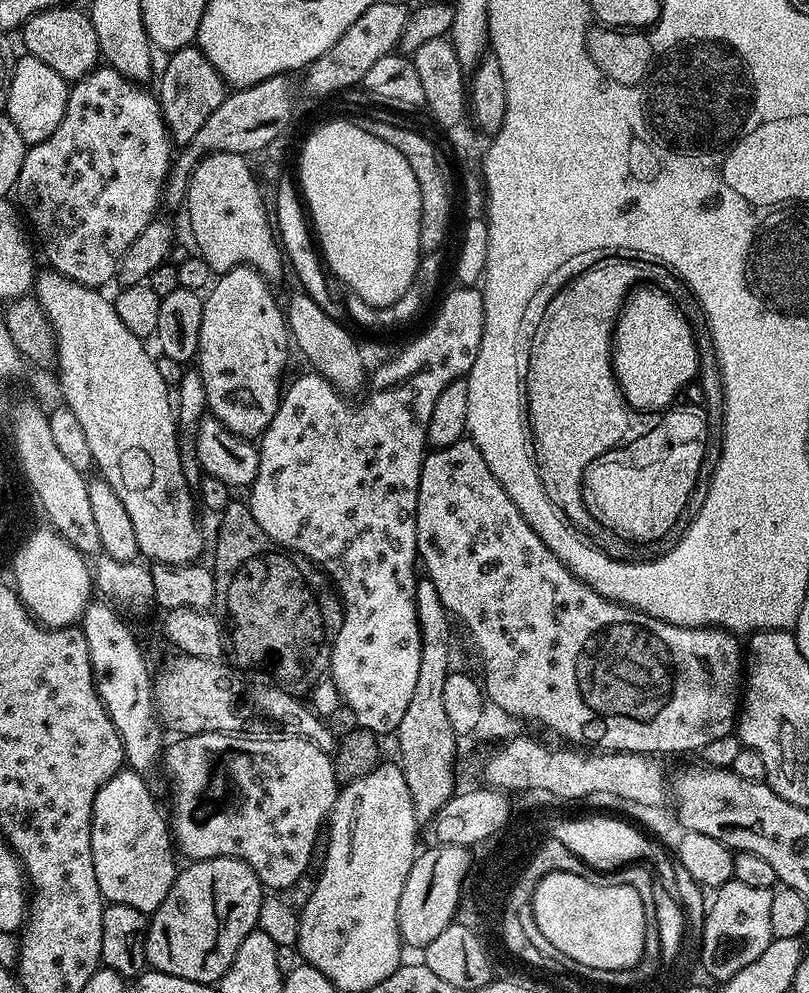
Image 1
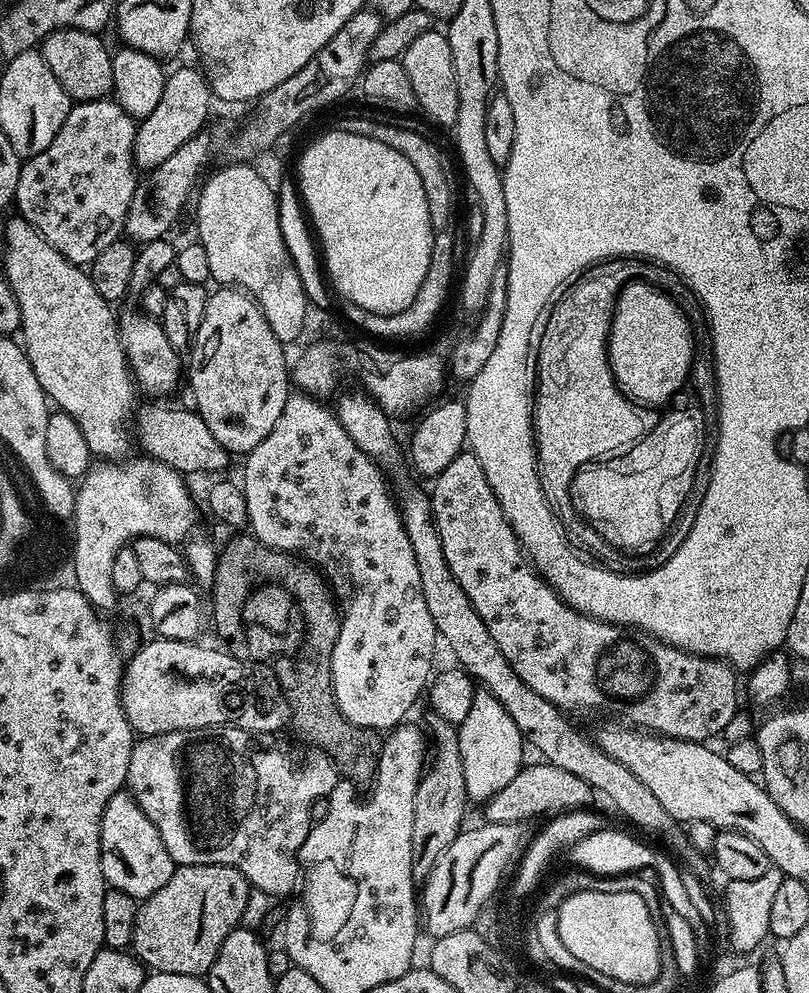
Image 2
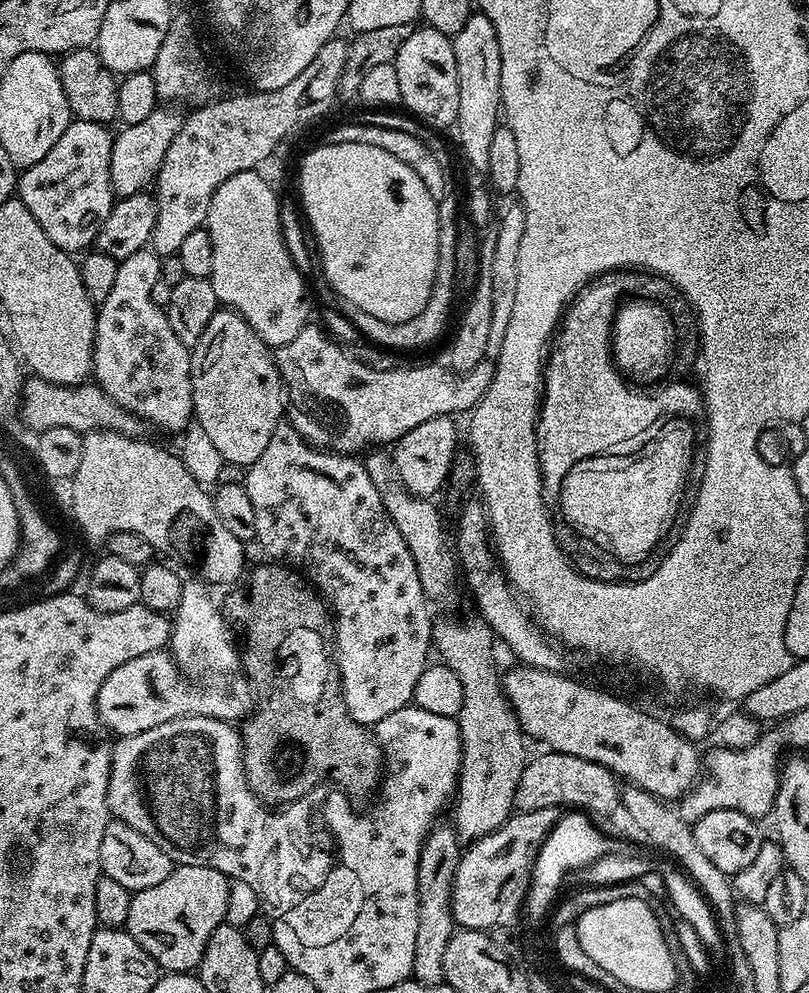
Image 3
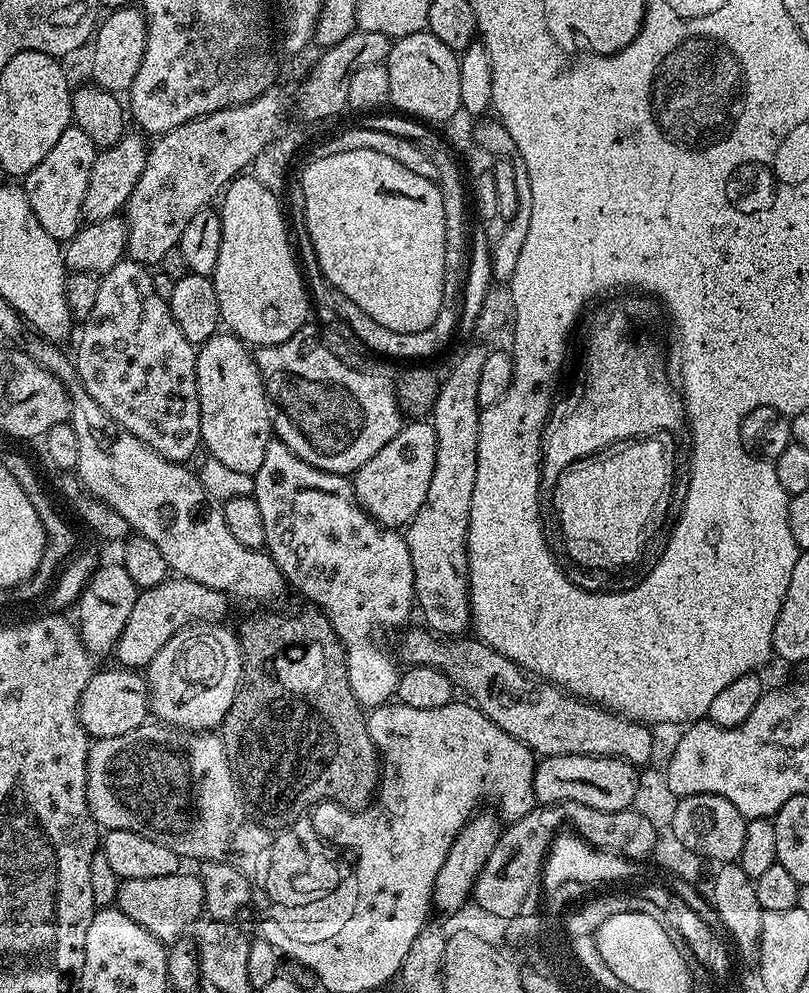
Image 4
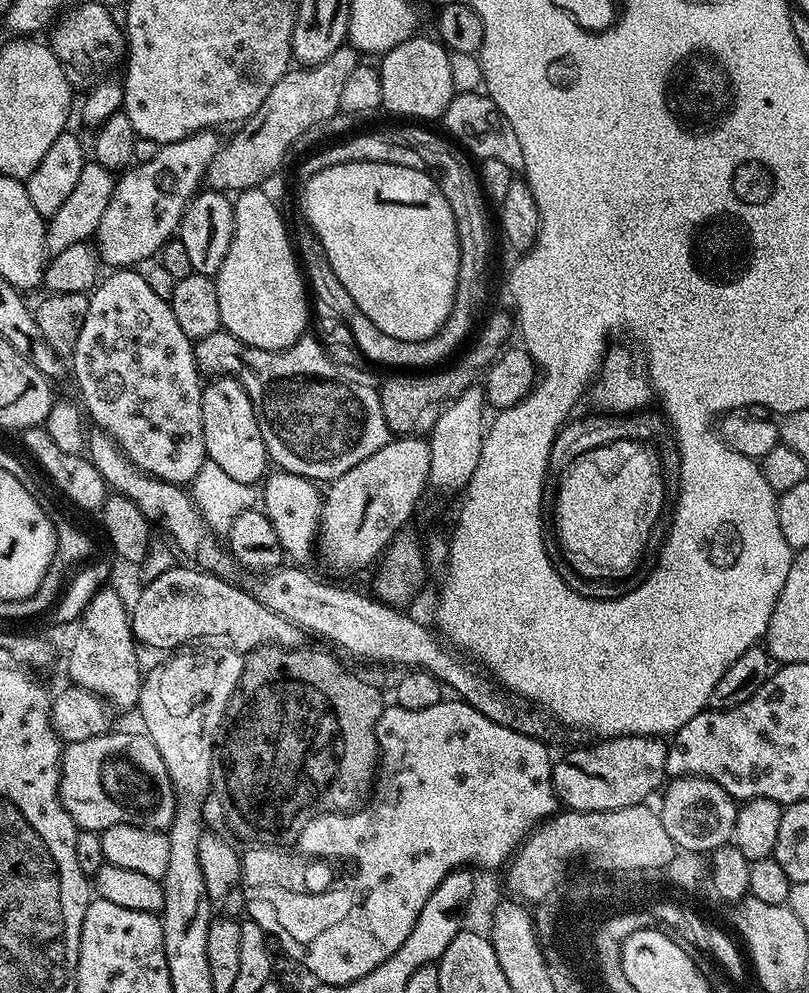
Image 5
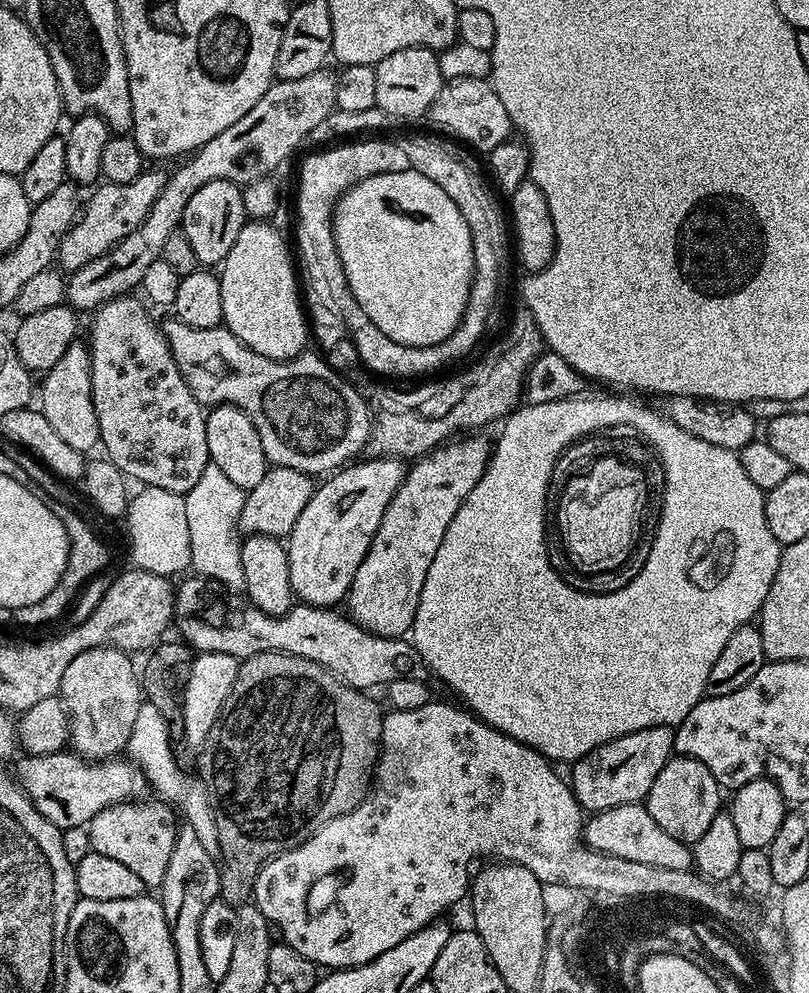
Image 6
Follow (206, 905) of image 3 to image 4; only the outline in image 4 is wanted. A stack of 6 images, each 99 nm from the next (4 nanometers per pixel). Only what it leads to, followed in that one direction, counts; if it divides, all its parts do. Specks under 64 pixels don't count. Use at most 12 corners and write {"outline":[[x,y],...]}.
{"outline":[[199,875],[120,880],[115,907],[175,945],[205,911]]}

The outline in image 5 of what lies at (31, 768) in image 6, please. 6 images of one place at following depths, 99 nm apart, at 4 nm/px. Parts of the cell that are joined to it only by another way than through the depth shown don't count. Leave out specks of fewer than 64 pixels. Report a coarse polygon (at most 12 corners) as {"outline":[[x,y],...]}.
{"outline":[[109,730],[60,753],[77,829],[167,830],[176,791],[158,746]]}

